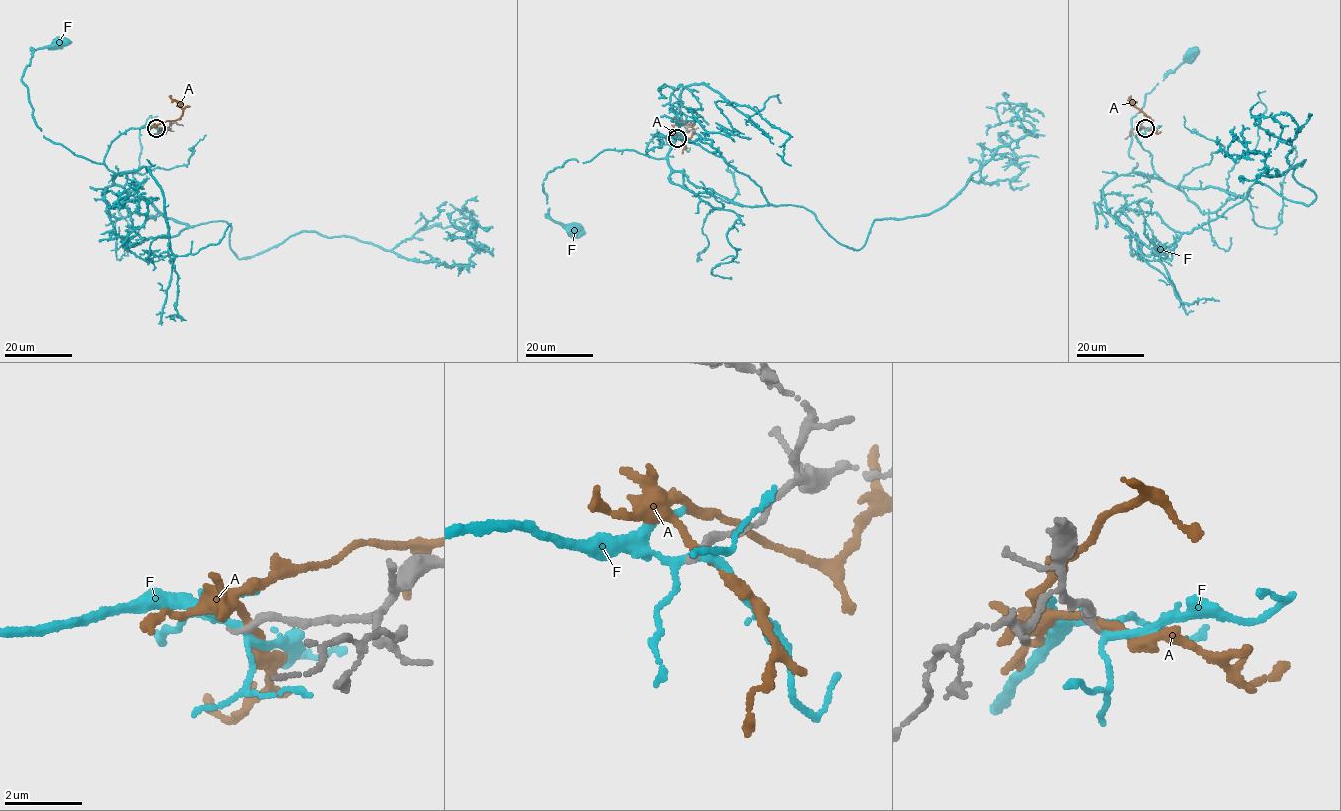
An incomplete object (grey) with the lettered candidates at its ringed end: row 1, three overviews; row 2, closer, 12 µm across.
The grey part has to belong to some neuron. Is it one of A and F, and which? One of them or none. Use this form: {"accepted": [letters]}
{"accepted": []}

